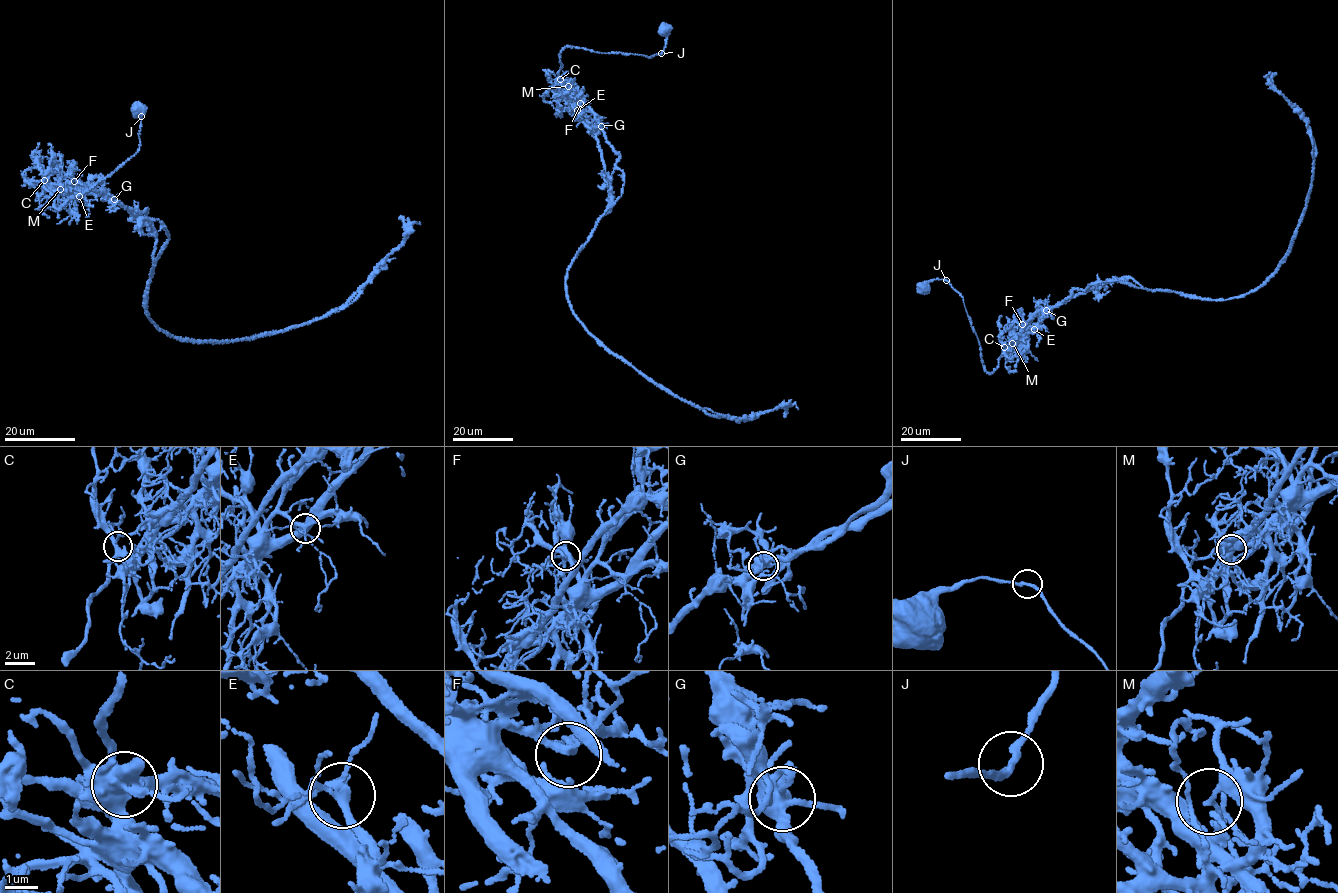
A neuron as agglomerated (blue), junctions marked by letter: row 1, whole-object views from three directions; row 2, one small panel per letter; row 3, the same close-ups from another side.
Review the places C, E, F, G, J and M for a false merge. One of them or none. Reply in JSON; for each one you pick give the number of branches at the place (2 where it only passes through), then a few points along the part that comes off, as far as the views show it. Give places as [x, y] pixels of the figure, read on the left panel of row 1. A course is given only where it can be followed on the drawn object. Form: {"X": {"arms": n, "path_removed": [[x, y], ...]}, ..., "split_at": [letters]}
{"M": {"arms": 3, "path_removed": [[59, 189], [103, 195], [146, 224], [157, 242], [147, 316], [196, 341], [253, 338], [326, 315], [420, 223]]}, "split_at": ["M"]}

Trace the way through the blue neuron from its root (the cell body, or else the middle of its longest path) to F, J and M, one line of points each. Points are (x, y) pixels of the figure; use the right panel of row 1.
F: (924, 289), (933, 279), (945, 279), (962, 296), (988, 373), (997, 367), (1004, 350), (1020, 339), (1022, 324)
J: (924, 289), (933, 279), (946, 279)
M: (924, 289), (933, 279), (945, 279), (962, 296), (988, 373), (994, 371), (1003, 351), (1012, 343)

